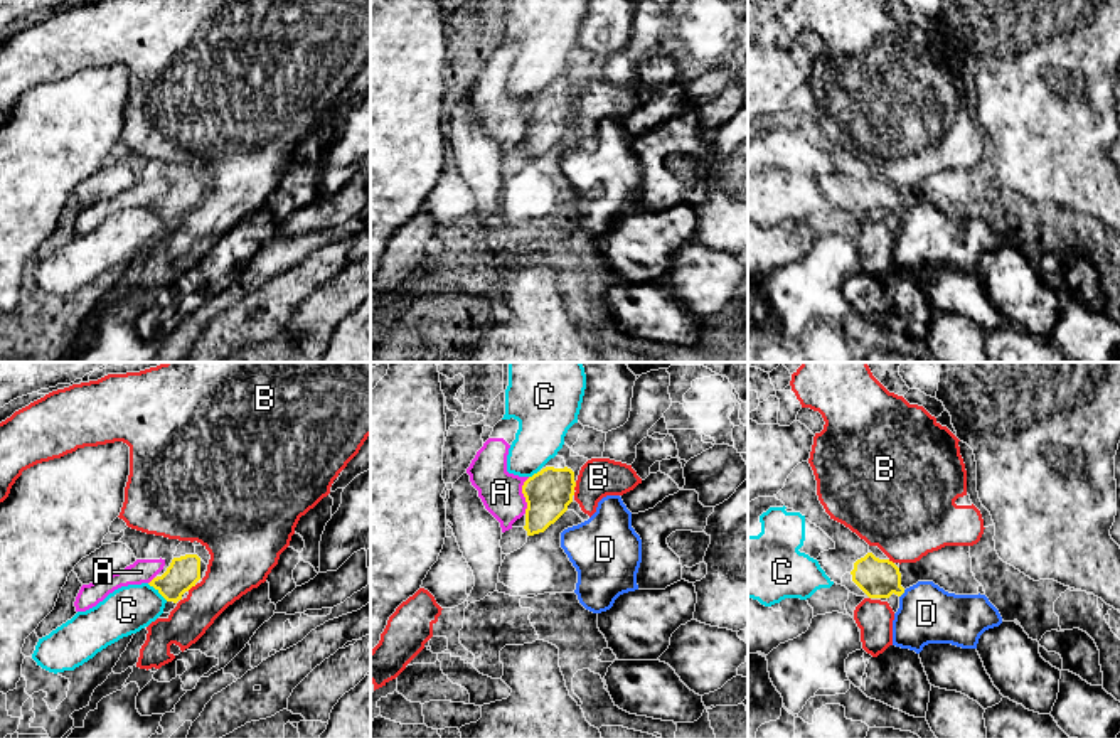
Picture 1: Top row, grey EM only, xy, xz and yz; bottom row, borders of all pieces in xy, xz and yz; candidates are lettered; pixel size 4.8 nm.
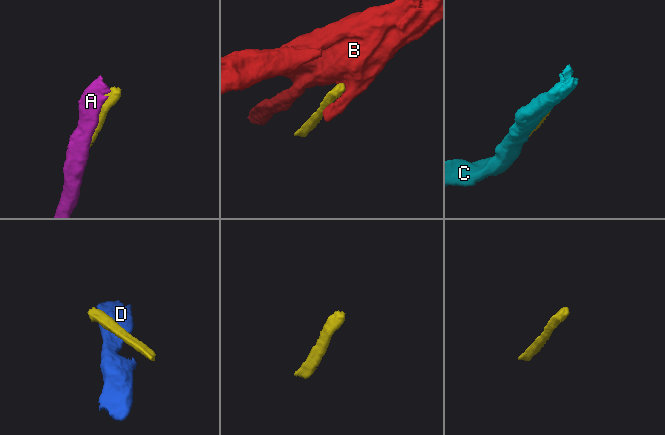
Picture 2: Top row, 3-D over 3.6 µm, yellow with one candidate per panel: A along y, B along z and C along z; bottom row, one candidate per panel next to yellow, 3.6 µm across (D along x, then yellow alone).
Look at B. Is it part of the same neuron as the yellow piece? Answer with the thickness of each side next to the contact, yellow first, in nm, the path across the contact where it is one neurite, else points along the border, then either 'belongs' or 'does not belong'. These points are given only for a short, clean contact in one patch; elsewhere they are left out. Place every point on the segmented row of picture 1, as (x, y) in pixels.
calibres 150 and 260 nm; border xy (196, 585), (187, 590); does not belong

